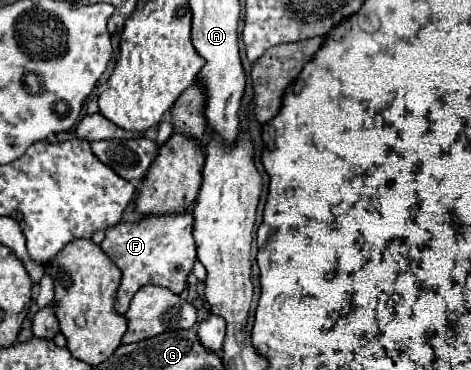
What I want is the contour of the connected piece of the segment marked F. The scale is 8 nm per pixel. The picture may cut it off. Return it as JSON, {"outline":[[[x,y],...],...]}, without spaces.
{"outline":[[[187,209],[177,215],[175,213],[147,215],[145,219],[133,223],[129,221],[117,223],[105,231],[101,249],[123,273],[119,295],[115,299],[115,307],[119,313],[125,313],[129,309],[133,295],[147,283],[167,287],[173,293],[181,293],[197,261],[195,239],[193,239],[193,211]]]}

